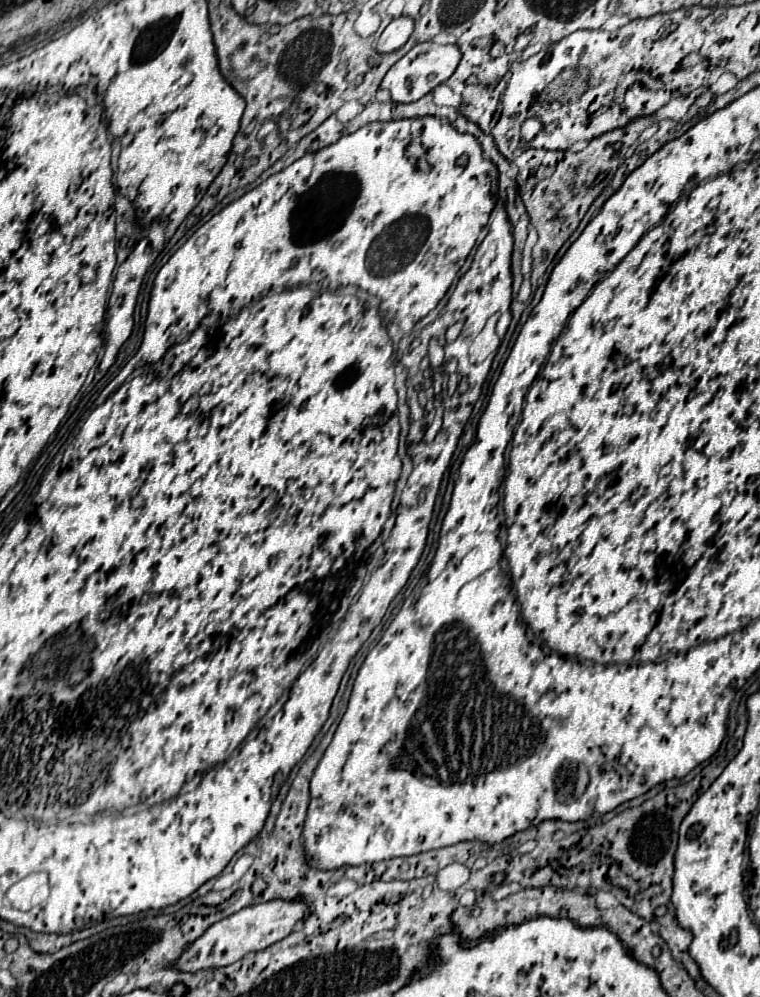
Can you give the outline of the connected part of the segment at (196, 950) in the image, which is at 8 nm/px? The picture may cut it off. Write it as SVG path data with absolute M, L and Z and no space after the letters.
M268 901L268 903L260 903L260 905L252 905L252 907L244 907L238 913L210 925L204 935L200 935L196 941L192 941L182 955L174 961L174 967L178 971L188 971L188 973L196 973L200 969L210 969L210 967L224 967L230 963L236 963L238 959L242 959L244 955L252 953L252 951L262 951L266 947L270 947L272 943L288 937L294 927L308 915L308 909L302 901Z

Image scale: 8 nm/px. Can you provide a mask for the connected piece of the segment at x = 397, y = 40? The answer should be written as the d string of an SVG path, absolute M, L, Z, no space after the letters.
M396 17L392 23L382 31L382 35L376 41L378 53L392 53L398 49L398 45L404 45L414 31L414 21L410 17Z

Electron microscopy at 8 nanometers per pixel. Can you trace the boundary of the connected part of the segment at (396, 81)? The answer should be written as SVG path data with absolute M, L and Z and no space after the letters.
M434 41L418 43L412 47L390 71L384 75L380 87L390 91L390 99L396 103L412 103L430 93L436 85L444 83L458 67L460 63L460 51L456 45L436 45Z

